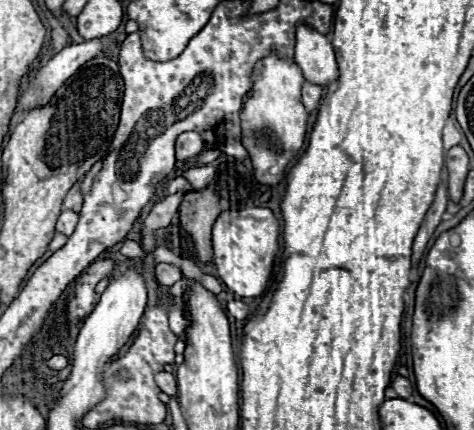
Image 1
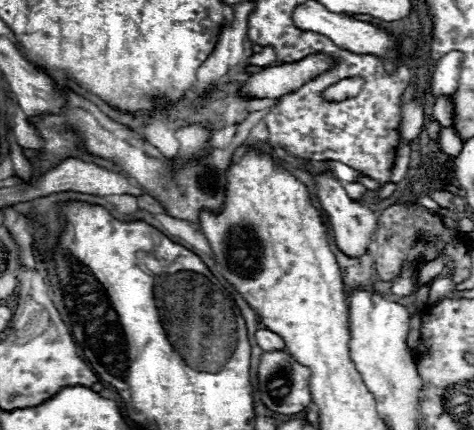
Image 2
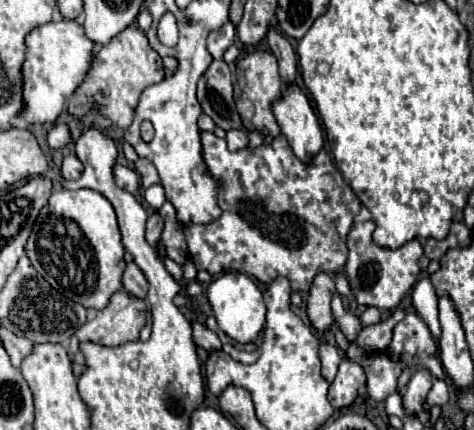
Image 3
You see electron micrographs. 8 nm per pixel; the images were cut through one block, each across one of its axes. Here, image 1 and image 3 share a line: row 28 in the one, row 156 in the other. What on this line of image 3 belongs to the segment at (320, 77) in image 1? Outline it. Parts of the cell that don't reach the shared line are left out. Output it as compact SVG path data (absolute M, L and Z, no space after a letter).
M288 86L286 94L274 102L274 114L282 134L302 162L310 162L324 146L320 122L298 86Z

